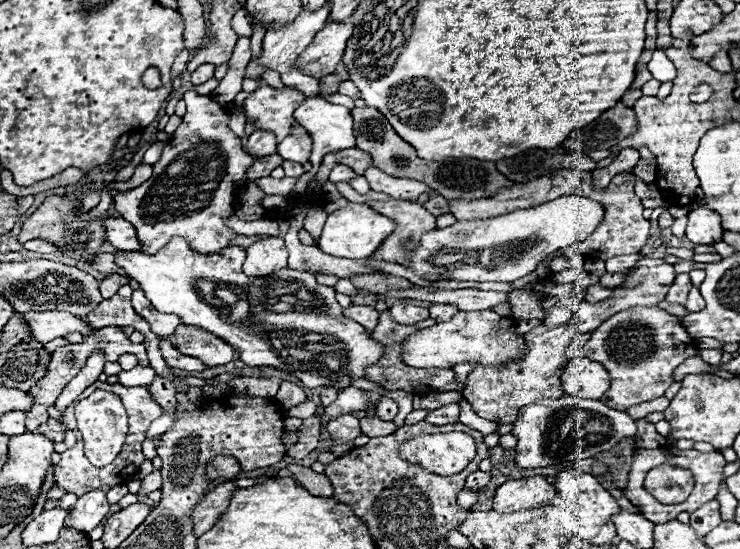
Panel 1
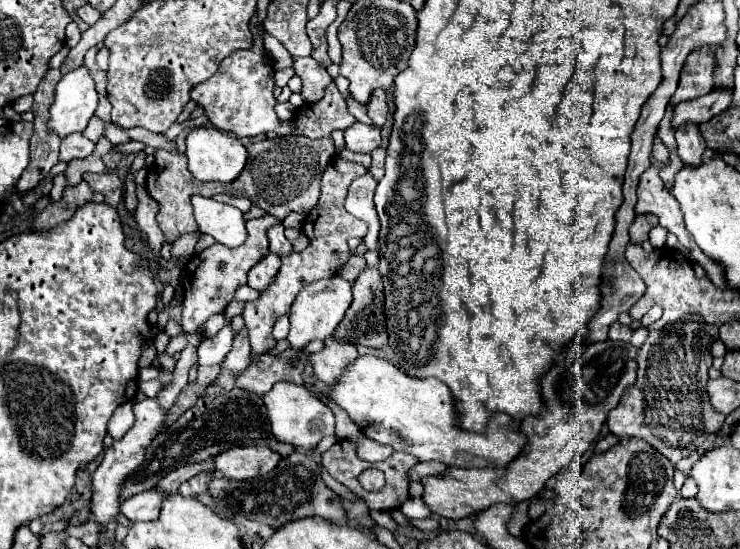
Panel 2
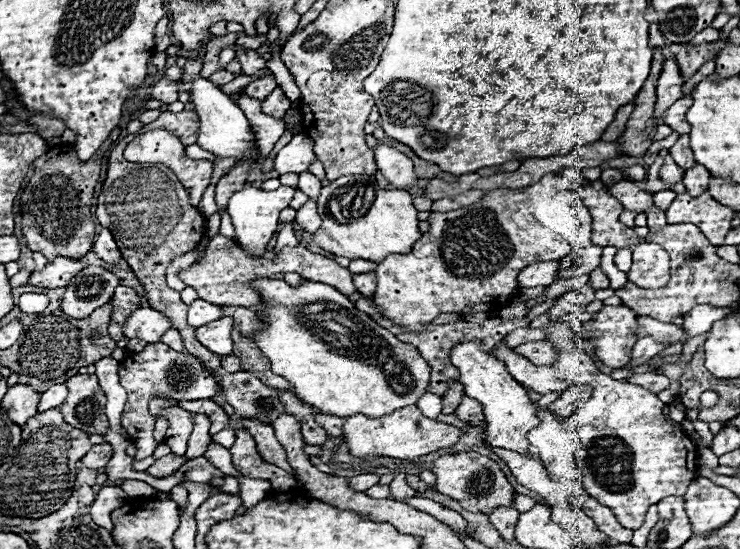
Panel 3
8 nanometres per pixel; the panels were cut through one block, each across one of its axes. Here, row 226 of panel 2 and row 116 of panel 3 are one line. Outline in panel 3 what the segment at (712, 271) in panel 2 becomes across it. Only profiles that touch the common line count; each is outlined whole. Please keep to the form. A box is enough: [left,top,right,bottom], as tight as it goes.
[664,94,690,134]

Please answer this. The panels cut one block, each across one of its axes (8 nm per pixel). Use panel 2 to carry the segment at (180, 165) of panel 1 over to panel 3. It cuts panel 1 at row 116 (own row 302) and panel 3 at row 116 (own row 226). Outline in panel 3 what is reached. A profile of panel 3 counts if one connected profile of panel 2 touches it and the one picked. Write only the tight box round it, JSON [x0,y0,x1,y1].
[230,88,284,156]

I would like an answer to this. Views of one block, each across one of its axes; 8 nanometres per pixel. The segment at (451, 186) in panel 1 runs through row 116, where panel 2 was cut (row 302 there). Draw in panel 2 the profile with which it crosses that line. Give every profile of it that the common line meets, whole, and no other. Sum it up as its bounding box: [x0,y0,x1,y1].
[334,268,388,348]

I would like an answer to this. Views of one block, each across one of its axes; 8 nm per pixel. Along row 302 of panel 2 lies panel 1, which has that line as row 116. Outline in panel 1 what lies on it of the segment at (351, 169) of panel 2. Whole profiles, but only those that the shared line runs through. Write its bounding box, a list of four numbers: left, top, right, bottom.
[244,86,306,142]

